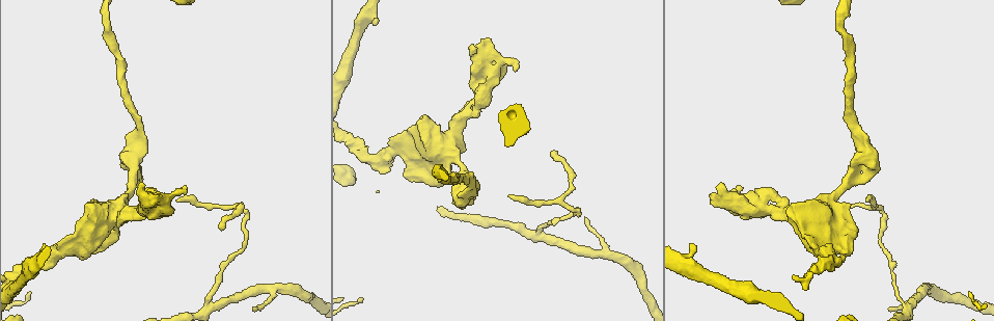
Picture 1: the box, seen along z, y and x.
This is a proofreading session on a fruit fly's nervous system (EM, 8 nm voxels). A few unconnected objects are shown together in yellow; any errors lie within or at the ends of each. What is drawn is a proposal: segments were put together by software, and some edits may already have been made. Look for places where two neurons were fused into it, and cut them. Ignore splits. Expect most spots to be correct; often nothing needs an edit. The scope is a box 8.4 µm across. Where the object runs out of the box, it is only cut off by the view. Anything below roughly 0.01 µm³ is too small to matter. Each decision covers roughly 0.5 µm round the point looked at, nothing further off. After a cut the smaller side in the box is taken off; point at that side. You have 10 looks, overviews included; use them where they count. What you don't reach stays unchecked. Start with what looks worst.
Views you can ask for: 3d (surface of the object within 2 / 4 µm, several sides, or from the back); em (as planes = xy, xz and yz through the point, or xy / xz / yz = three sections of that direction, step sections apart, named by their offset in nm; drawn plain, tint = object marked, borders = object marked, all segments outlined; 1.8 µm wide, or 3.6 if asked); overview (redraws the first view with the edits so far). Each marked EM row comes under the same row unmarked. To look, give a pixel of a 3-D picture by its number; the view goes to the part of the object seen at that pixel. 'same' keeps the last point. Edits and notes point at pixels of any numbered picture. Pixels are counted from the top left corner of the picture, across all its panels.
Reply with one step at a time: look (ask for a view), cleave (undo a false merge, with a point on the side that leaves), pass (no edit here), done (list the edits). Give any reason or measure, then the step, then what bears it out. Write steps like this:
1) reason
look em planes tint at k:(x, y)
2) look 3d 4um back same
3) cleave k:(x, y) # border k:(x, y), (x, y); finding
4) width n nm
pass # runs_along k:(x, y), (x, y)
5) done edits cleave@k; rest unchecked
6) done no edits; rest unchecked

sudden change in width
look em 3.6um xy step 16 tint at 1:(445, 160)

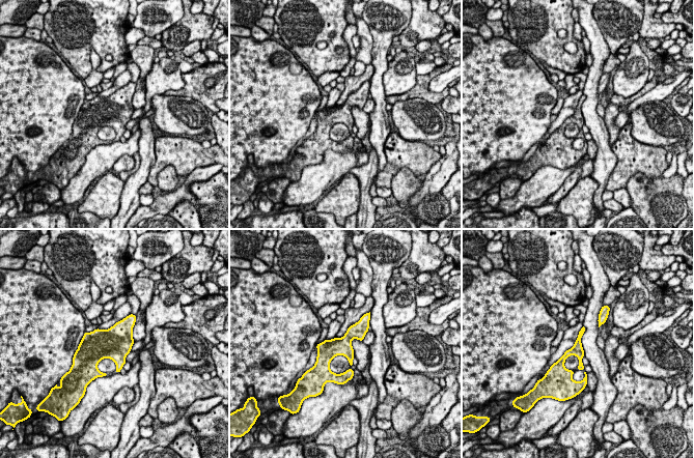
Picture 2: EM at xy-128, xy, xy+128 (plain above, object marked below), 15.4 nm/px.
width 190 nm
pass # one neuron here

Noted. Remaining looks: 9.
branch point
look 3d 2um back at 1:(135, 152)

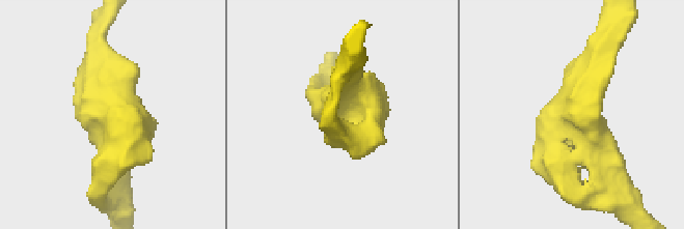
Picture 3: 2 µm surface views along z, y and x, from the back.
look em planes tint at 3:(110, 118)

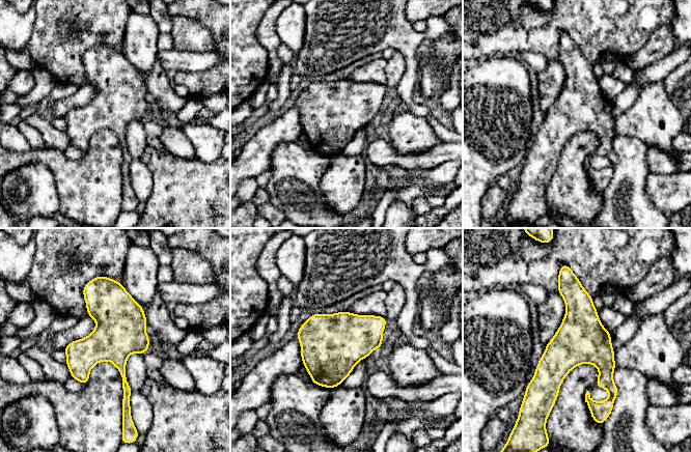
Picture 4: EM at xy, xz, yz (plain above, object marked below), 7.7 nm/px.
pass # continuous, no second neuron

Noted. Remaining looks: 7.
a fork
look 3d 2um at 1:(737, 202)

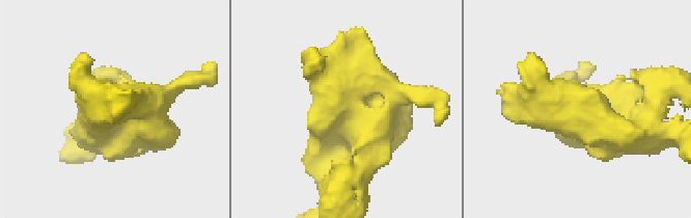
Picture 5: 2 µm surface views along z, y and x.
need the tissue
look em yz step 4 tint at 5:(354, 114)

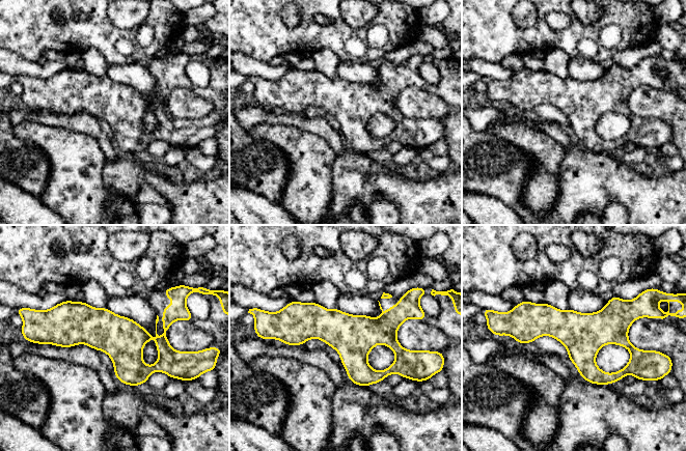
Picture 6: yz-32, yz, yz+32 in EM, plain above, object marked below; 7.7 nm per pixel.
look em planes tint same

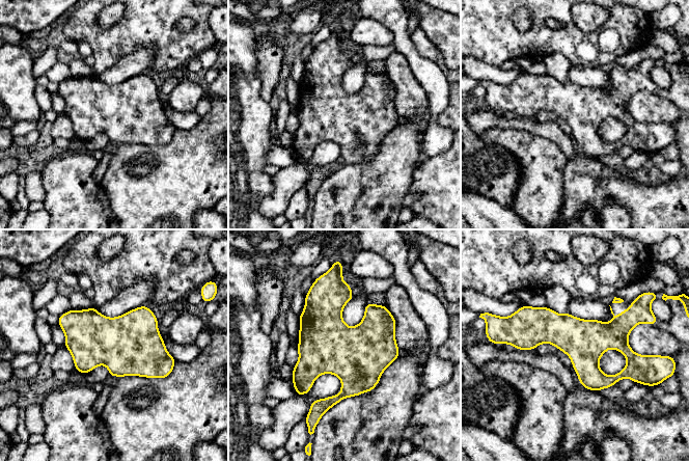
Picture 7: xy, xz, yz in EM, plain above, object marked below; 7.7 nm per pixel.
pass # all the same neuron

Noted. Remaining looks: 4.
sharp bend
look em planes tint at 1:(569, 207)

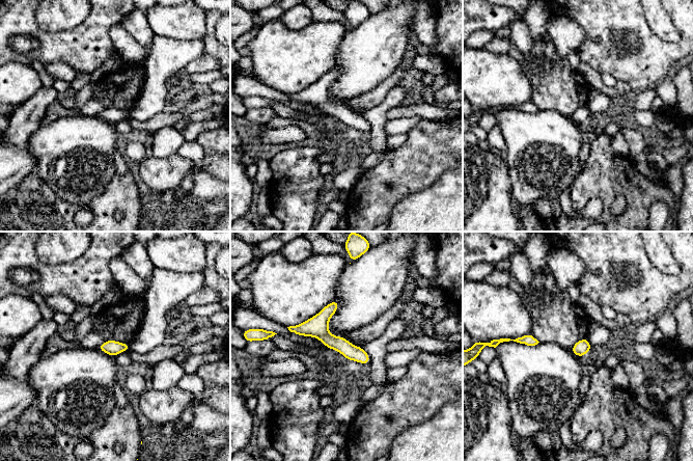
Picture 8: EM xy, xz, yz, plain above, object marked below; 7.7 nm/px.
pass # runs_along 8:(292, 328), (317, 329), (367, 359); continuous, no second neuron

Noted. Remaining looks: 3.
done no edits; rest unchecked

